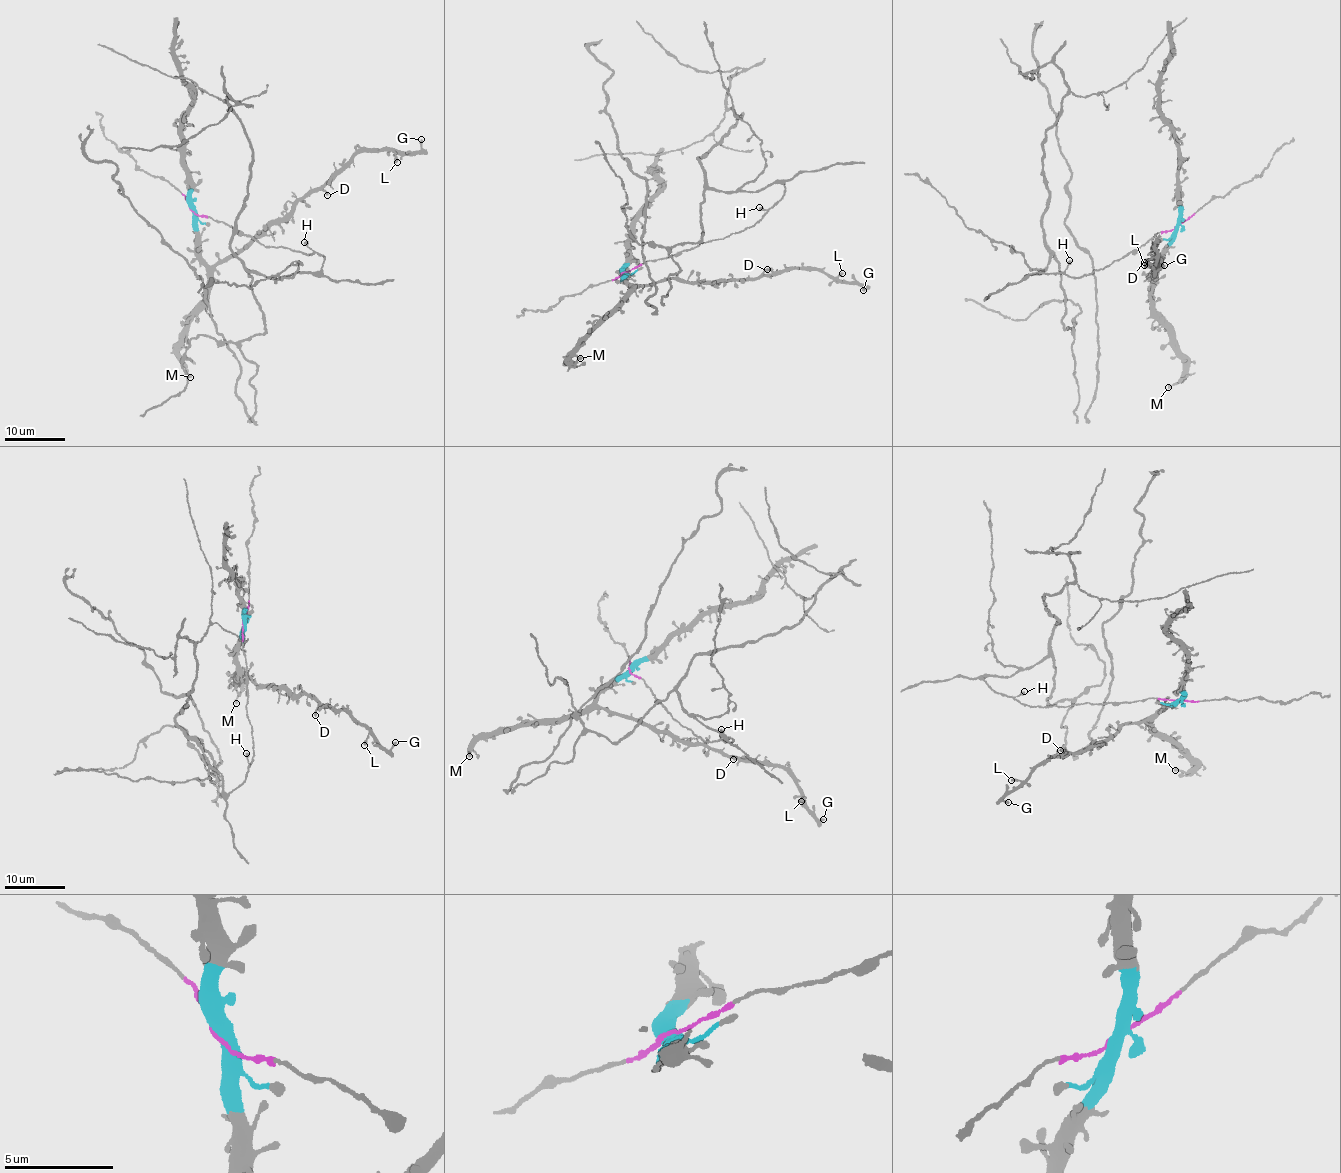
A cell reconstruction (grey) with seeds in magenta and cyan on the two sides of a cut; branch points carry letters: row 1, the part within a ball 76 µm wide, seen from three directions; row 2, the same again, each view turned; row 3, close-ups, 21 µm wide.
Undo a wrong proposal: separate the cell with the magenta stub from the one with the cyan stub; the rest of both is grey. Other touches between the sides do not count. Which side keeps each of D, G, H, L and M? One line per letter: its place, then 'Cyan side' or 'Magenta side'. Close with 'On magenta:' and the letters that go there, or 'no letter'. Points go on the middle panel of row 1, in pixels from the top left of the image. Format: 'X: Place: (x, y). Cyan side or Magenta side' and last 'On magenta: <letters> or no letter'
D: Place: (767, 269). Cyan side
G: Place: (863, 290). Cyan side
H: Place: (759, 207). Magenta side
L: Place: (842, 273). Cyan side
M: Place: (580, 358). Cyan side
On magenta: H

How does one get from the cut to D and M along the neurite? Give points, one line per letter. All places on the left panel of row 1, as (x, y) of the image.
D: (192, 210), (198, 250), (209, 265), (216, 265), (247, 248), (312, 193), (320, 190), (327, 195)
M: (192, 210), (201, 260), (207, 271), (207, 306), (193, 317), (178, 351), (178, 359), (190, 377)

